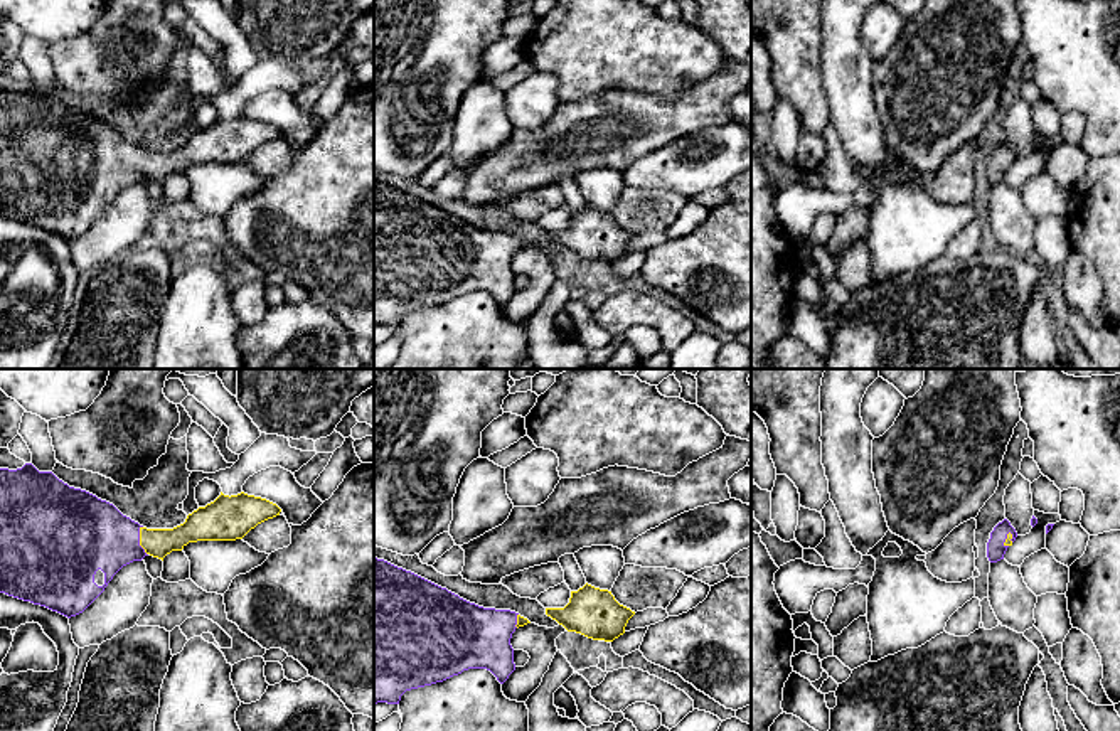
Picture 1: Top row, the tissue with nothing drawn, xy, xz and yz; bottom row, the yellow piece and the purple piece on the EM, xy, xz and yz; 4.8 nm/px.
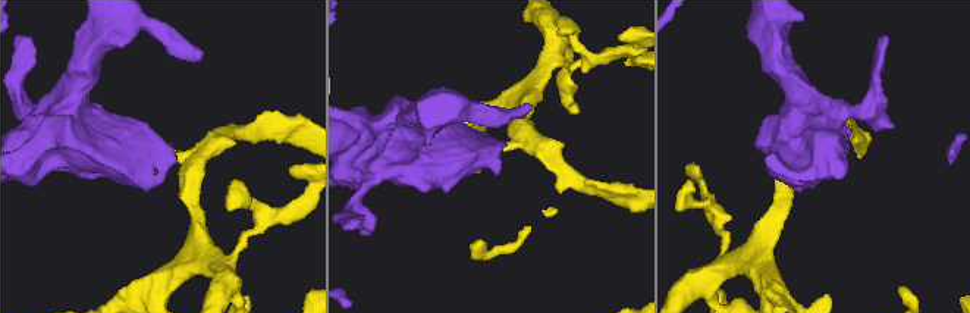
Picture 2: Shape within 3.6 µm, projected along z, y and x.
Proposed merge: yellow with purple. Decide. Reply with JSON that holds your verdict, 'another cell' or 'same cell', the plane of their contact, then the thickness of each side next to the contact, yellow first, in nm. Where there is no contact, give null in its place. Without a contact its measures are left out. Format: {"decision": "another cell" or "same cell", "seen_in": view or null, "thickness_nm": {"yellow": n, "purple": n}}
{"decision": "same cell", "seen_in": "xy", "thickness_nm": {"yellow": 140, "purple": 340}}

